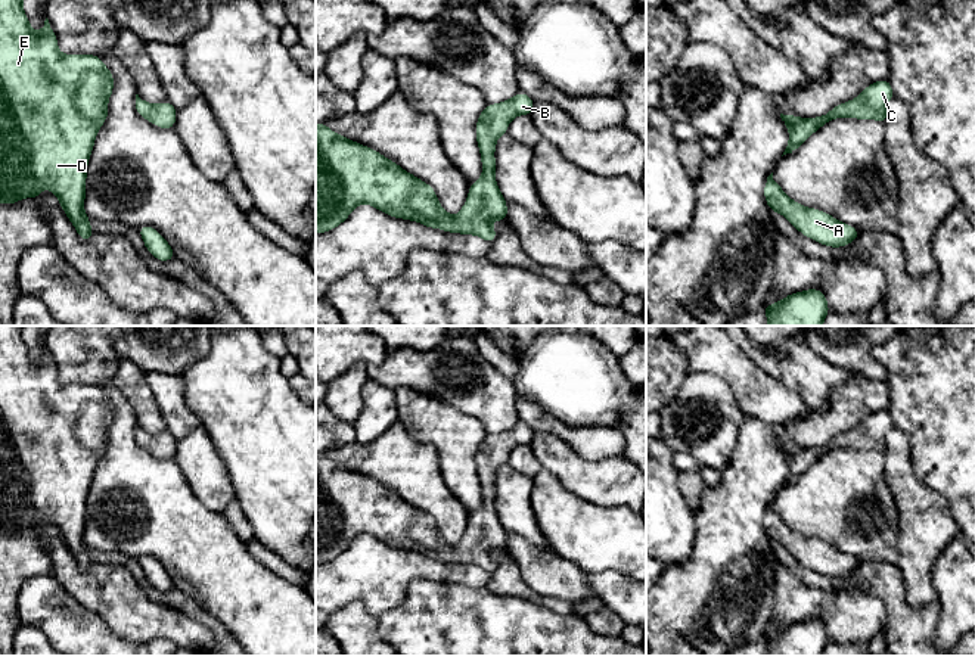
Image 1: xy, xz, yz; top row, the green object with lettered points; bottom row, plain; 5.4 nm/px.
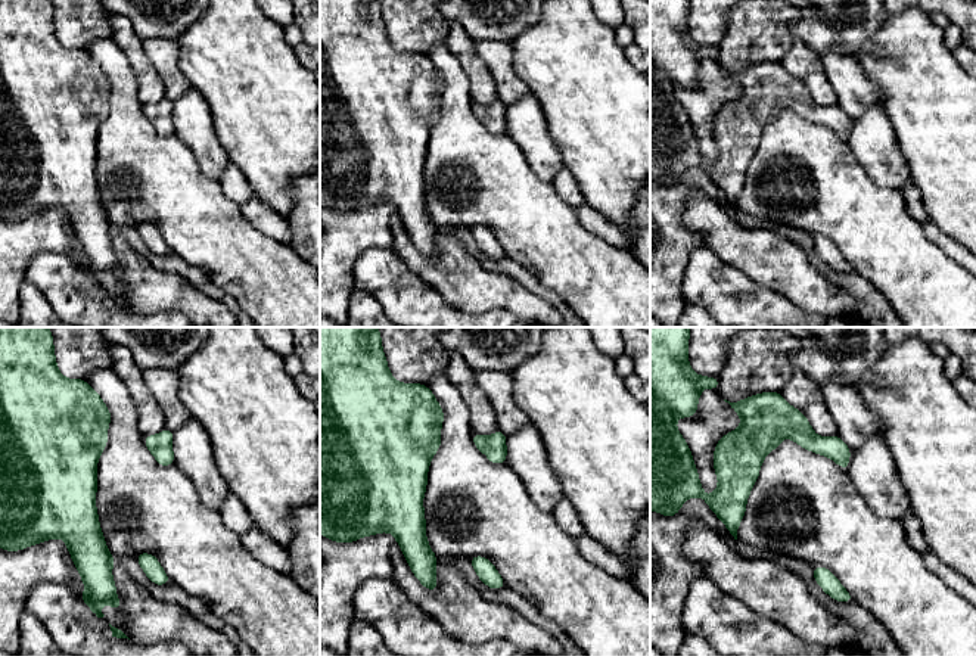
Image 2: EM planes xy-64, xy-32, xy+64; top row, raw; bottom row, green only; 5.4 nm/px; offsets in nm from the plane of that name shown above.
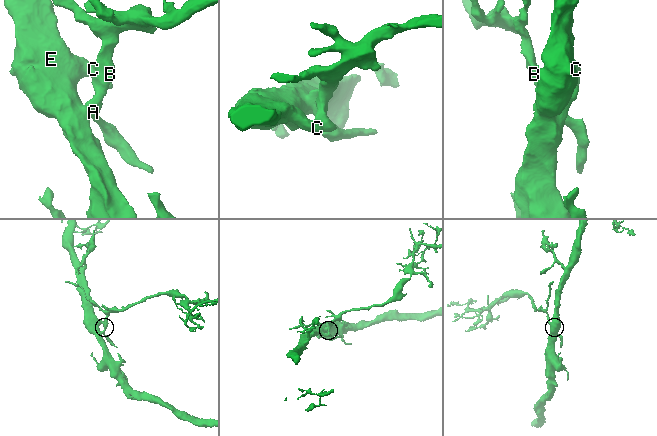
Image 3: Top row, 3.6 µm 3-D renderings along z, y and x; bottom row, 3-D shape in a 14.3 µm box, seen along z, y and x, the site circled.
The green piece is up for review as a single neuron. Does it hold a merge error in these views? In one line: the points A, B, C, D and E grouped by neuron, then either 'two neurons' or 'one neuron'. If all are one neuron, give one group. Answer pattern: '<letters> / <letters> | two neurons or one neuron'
A B C D E | one neuron

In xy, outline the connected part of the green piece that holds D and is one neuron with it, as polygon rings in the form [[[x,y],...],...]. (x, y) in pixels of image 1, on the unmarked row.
[[[0,326],[0,534],[15,534],[24,528],[38,529],[40,522],[49,519],[59,529],[78,566],[89,570],[94,562],[84,542],[87,494],[97,461],[108,448],[114,407],[100,386],[60,383],[49,349],[35,363],[22,332],[24,326]]]

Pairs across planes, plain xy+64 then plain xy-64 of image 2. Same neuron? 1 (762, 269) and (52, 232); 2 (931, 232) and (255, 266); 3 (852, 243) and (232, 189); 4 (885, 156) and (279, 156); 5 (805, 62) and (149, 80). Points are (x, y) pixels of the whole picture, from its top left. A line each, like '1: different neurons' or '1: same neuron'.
1: different neurons
2: different neurons
3: different neurons
4: different neurons
5: same neuron

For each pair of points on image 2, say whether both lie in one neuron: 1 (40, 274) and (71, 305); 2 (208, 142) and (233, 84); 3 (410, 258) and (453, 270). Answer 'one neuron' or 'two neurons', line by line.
1: one neuron
2: two neurons
3: one neuron

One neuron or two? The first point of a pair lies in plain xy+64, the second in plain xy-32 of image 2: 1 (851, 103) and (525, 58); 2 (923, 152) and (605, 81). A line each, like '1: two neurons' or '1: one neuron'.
1: two neurons
2: one neuron

